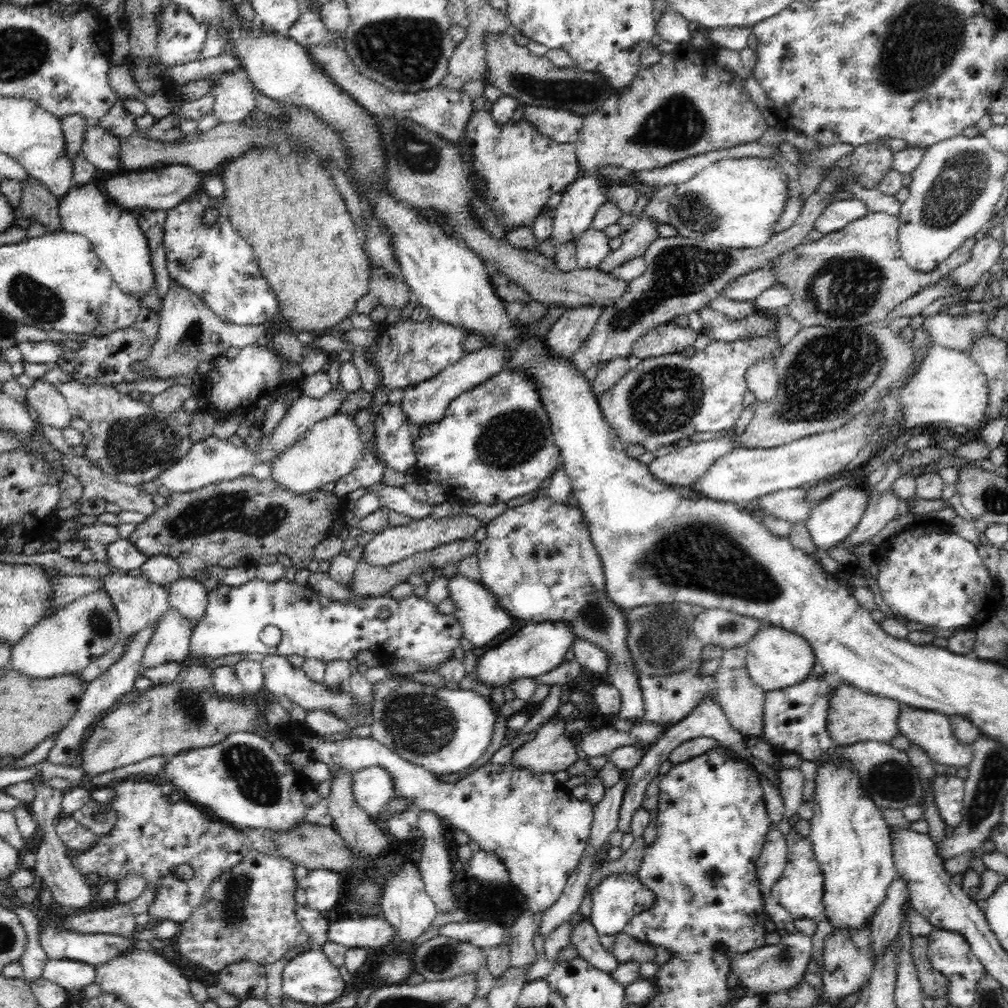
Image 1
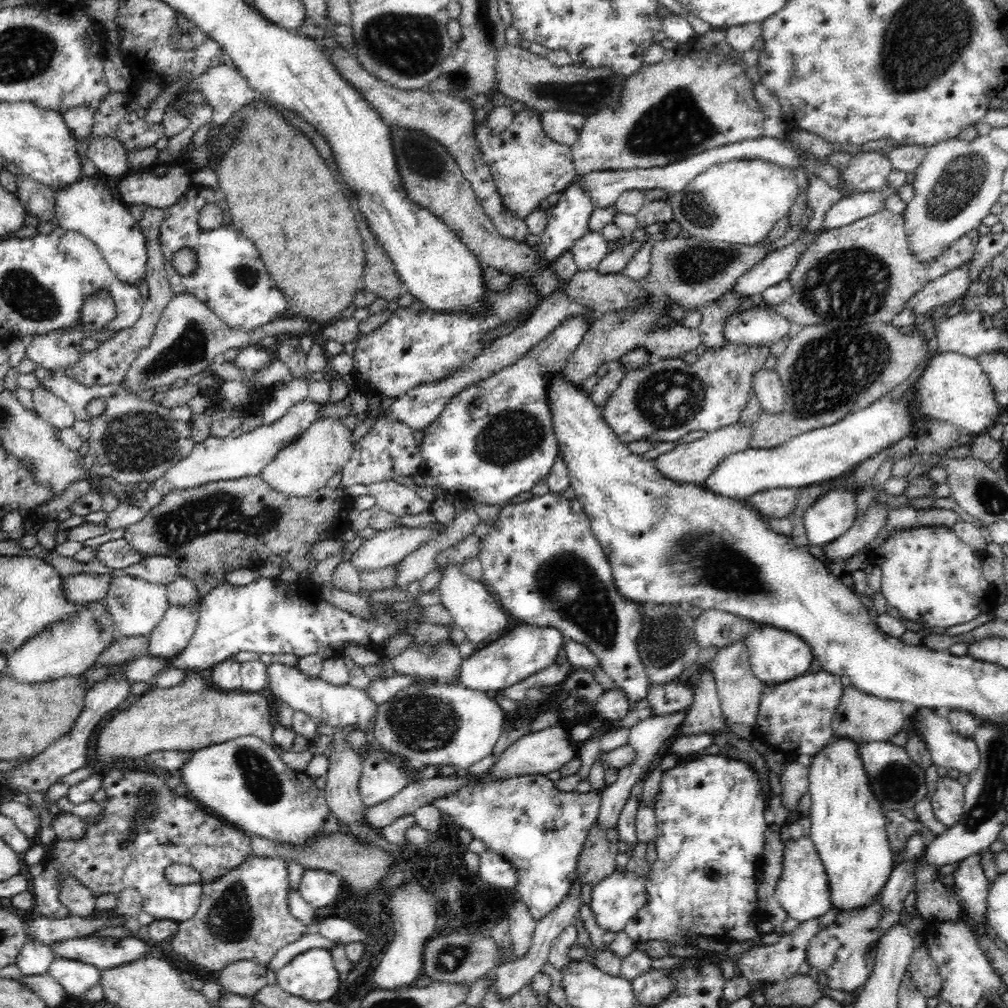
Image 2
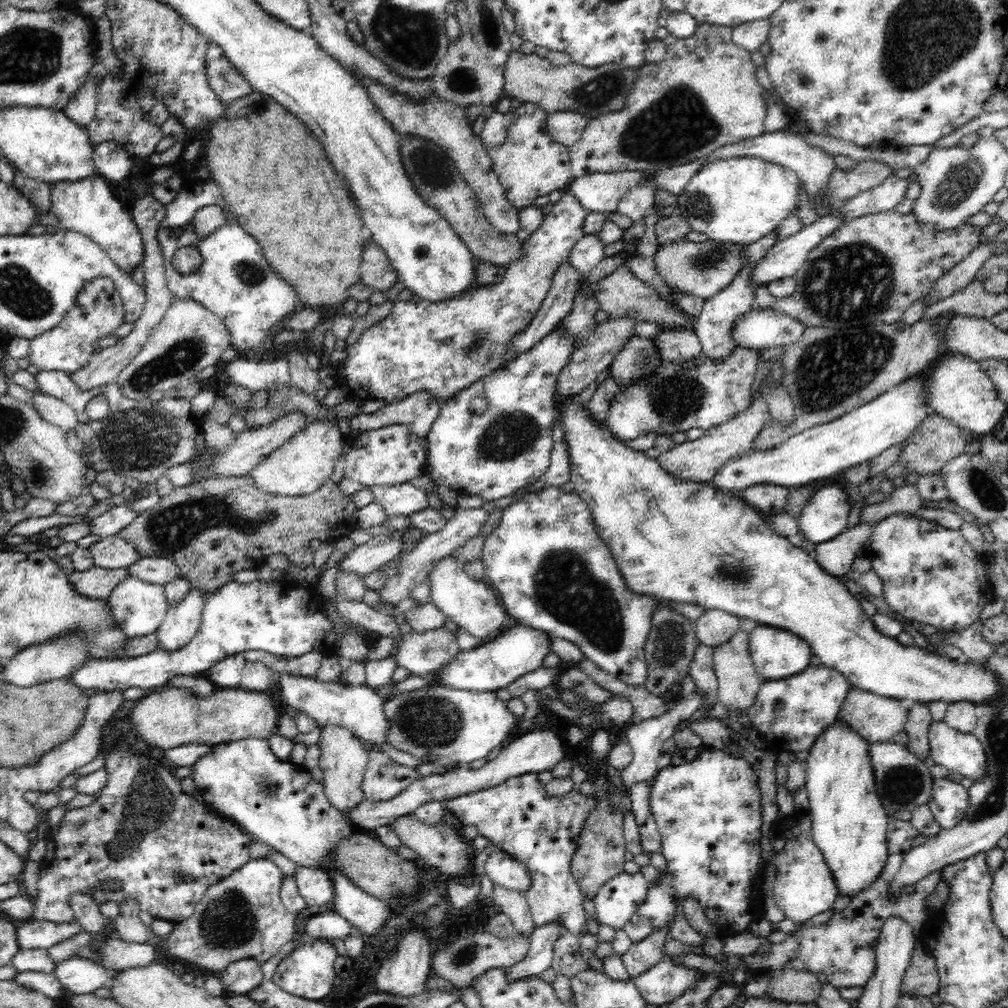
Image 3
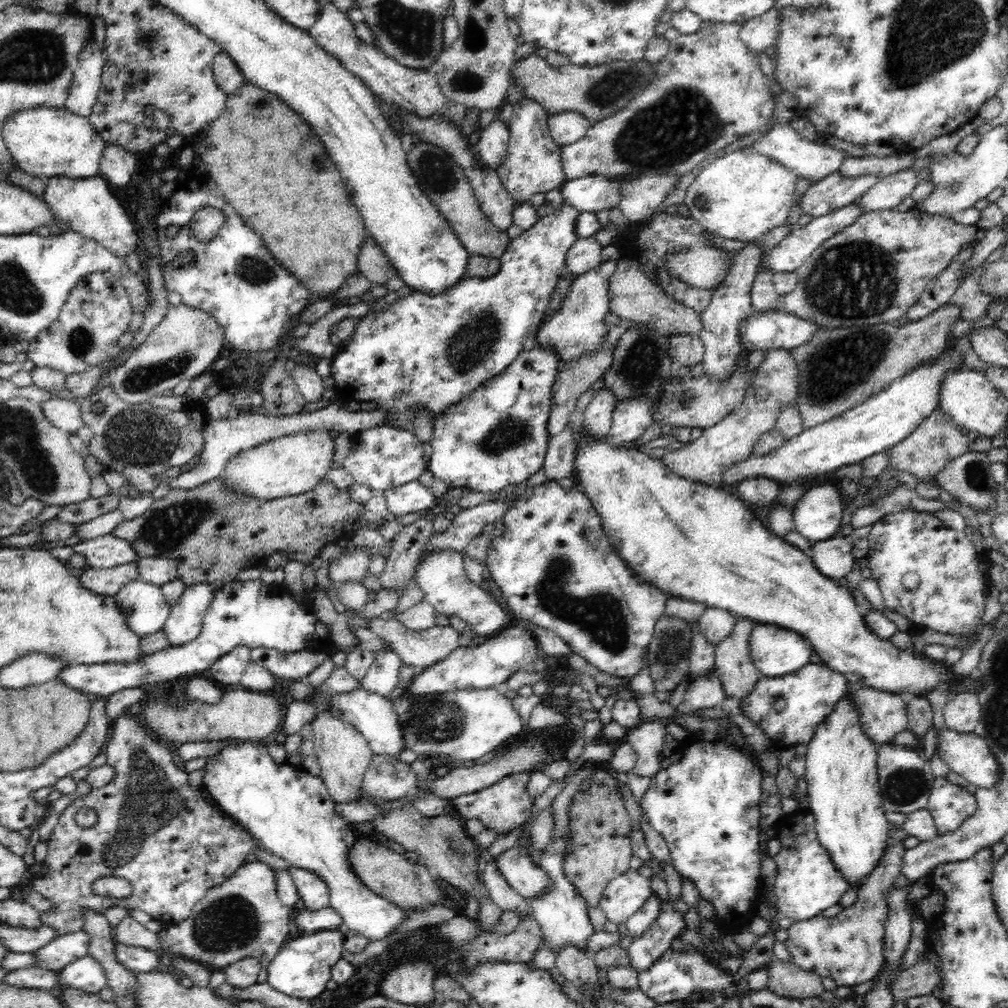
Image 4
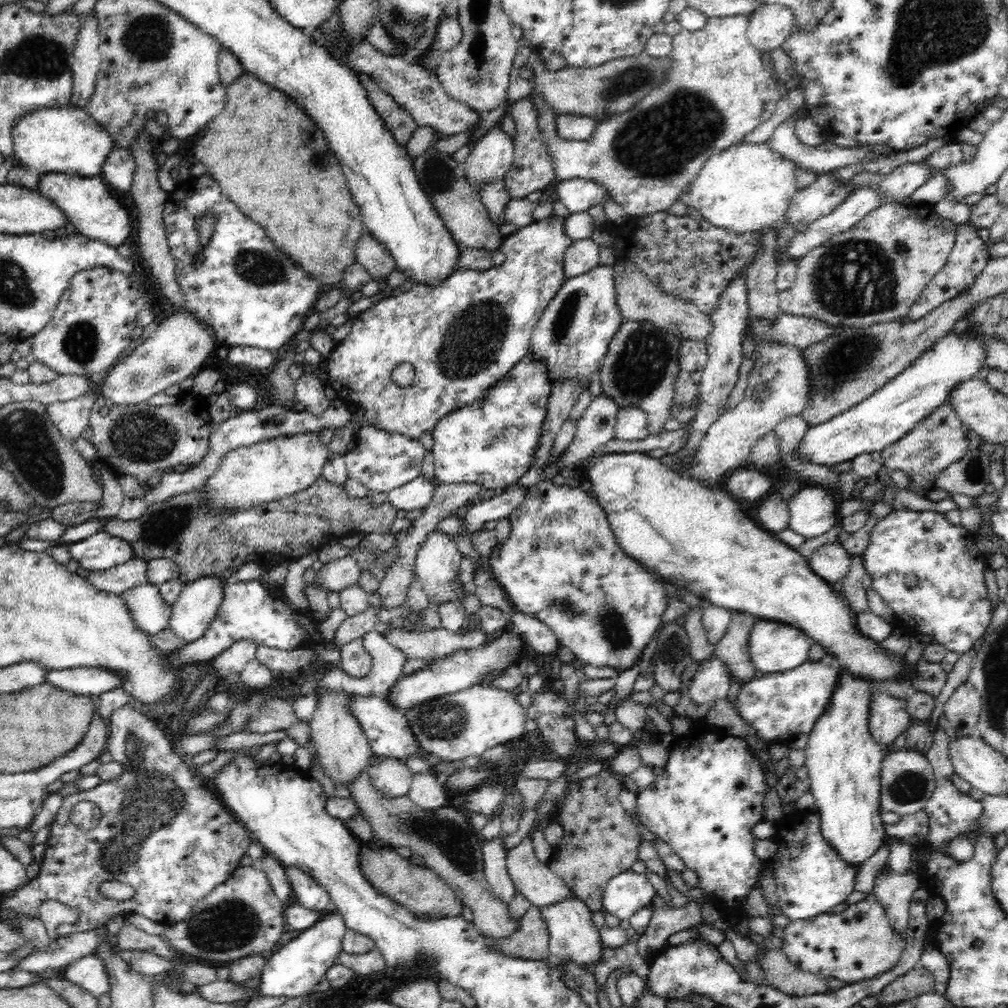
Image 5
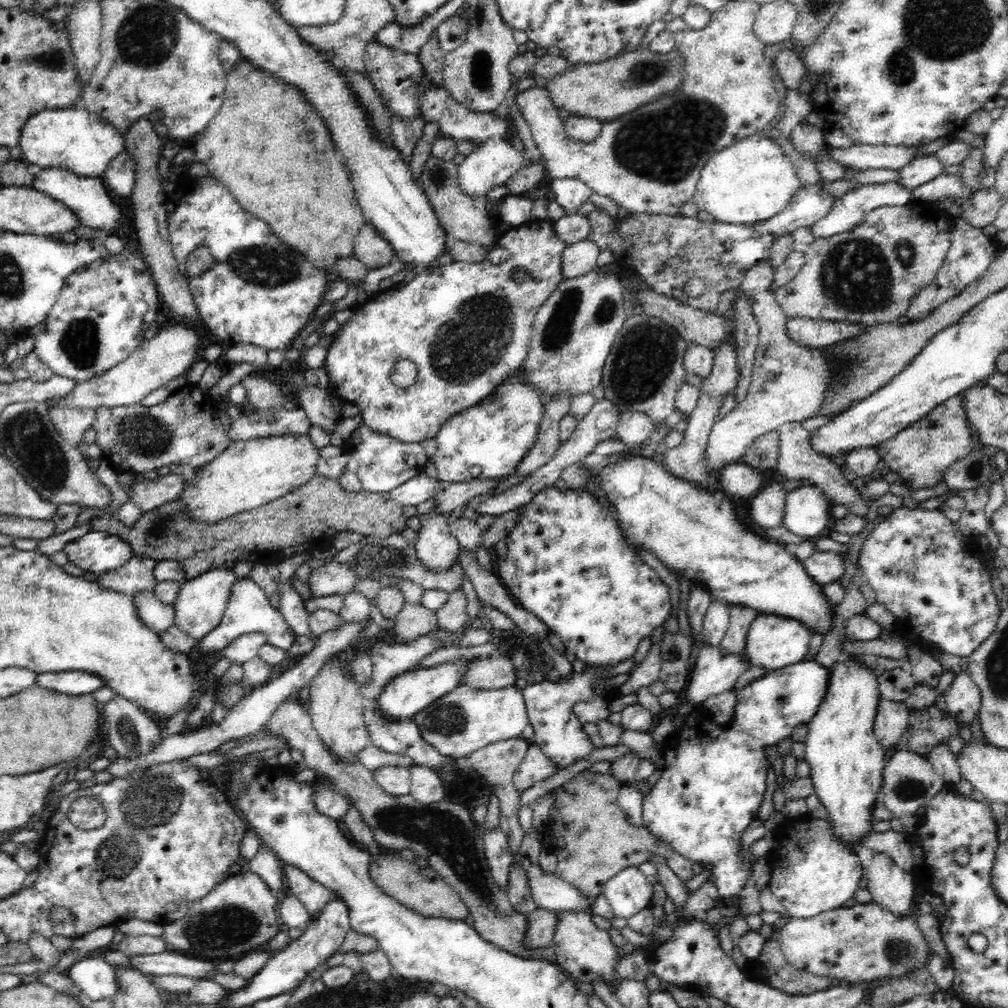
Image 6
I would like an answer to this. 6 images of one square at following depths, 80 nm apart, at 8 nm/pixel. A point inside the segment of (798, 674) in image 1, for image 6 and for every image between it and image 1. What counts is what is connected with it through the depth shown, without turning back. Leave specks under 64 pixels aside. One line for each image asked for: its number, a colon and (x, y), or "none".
2: (776, 656)
3: (776, 653)
4: (775, 651)
5: (774, 647)
6: (772, 643)

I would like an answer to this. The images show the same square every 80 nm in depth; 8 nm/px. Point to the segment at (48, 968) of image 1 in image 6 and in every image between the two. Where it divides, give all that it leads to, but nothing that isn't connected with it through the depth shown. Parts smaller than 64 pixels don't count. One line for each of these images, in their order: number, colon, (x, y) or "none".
2: (76, 977)
3: (79, 975)
4: (86, 973)
5: (89, 973)
6: (95, 977)

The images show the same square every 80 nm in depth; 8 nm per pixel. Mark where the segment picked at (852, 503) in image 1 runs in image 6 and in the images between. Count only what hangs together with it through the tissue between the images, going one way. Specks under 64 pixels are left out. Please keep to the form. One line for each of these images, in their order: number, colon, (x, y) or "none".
2: (833, 513)
3: (825, 515)
4: (817, 515)
5: (813, 510)
6: (806, 508)

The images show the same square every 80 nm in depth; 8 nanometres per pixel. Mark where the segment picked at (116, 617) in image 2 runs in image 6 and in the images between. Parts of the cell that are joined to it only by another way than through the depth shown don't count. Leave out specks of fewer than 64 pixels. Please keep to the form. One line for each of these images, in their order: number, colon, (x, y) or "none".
3: (139, 608)
4: (144, 605)
5: (151, 614)
6: (156, 615)

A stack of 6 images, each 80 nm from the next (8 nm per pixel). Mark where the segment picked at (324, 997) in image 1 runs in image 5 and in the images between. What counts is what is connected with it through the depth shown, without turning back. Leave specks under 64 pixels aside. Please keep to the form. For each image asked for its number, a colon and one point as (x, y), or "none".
2: (311, 975)
3: (308, 971)
4: (302, 967)
5: (295, 968)

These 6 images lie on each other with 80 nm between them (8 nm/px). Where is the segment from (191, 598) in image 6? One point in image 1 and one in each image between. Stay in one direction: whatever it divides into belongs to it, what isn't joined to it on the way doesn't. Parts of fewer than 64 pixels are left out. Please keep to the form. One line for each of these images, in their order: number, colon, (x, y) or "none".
1: (171, 642)
2: (172, 634)
3: (181, 624)
4: (184, 623)
5: (199, 600)

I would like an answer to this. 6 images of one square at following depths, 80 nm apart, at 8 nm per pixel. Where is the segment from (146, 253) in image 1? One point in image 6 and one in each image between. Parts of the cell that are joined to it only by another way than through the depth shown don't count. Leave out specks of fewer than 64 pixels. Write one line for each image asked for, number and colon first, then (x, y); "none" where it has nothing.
2: (87, 207)
3: (90, 206)
4: (88, 206)
5: (87, 203)
6: (91, 201)

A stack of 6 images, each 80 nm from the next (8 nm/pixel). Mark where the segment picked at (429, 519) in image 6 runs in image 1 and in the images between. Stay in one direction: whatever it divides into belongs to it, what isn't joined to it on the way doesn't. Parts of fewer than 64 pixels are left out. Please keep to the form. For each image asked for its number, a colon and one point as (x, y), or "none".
1: (478, 611)
2: (473, 607)
3: (473, 605)
4: (441, 575)
5: (436, 563)

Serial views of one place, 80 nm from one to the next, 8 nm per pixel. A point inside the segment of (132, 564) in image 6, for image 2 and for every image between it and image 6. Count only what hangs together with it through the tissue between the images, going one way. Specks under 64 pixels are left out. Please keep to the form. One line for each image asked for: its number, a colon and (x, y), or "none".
2: (84, 587)
3: (96, 583)
4: (107, 582)
5: (116, 580)

